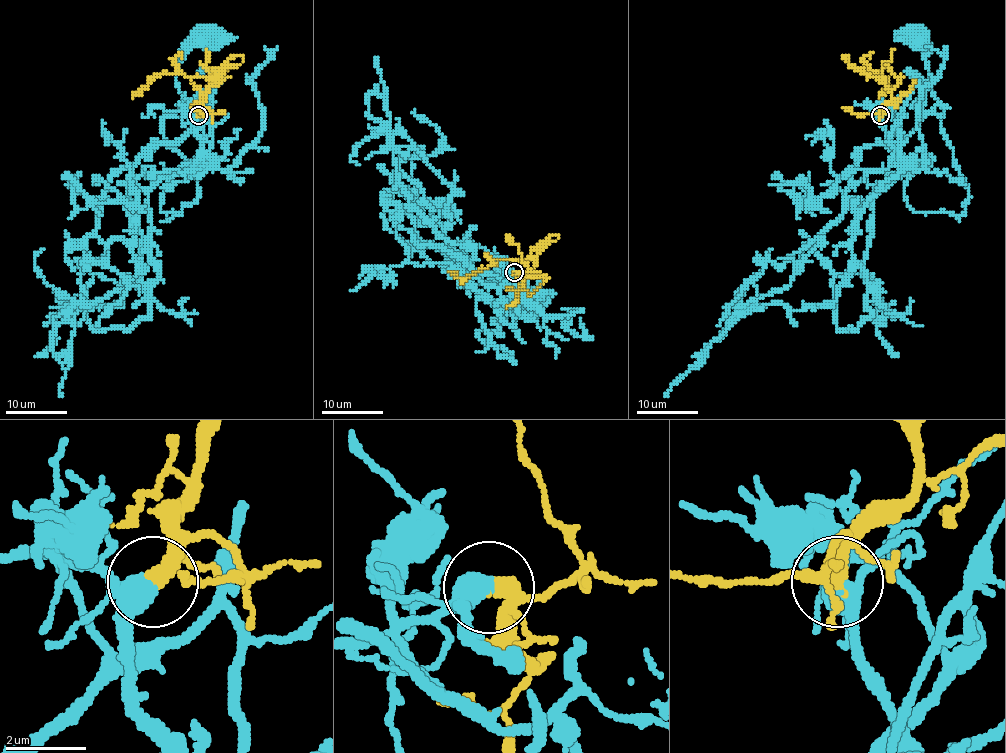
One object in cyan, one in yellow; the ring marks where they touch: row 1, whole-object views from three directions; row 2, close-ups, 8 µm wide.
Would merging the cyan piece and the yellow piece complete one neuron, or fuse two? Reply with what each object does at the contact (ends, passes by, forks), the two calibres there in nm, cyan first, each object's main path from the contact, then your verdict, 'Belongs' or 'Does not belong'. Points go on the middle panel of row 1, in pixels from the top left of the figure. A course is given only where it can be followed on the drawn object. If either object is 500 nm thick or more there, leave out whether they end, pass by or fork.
At the ring cyan passes by. At the ring yellow ends. Thickness 440 nm (cyan) against 440 nm. Course of cyan: (513, 272), (502, 302), (476, 300), (498, 357), (513, 361), (478, 332), (502, 335), (492, 321), (525, 308). Course of yellow: (513, 272), (521, 283), (532, 272), (533, 262), (495, 260), (463, 282), (447, 272). Belongs

